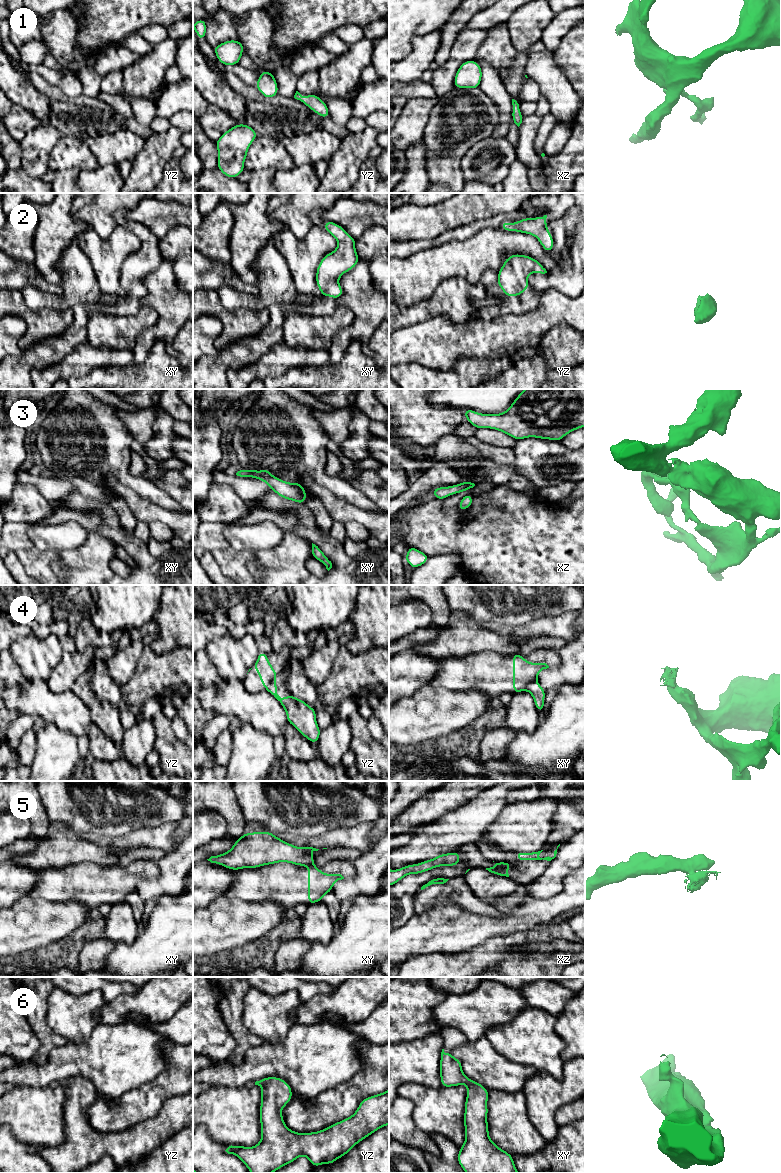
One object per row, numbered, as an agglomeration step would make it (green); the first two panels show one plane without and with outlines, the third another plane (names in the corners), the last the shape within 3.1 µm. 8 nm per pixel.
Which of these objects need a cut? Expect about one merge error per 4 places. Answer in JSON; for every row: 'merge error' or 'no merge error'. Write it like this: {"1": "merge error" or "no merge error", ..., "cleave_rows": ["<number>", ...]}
{"1": "no merge error", "2": "no merge error", "3": "no merge error", "4": "merge error", "5": "merge error", "6": "no merge error", "cleave_rows": ["4", "5"]}

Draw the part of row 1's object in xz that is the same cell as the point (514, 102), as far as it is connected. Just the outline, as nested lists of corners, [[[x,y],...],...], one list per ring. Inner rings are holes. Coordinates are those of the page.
[[[512,99],[512,105],[513,105],[512,120],[519,127],[524,117],[521,115],[519,104],[517,103],[516,100]]]

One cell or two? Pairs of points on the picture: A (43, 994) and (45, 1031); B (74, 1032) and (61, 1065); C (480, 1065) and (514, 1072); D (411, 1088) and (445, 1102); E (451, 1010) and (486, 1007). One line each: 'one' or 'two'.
A: one
B: two
C: one
D: one
E: one

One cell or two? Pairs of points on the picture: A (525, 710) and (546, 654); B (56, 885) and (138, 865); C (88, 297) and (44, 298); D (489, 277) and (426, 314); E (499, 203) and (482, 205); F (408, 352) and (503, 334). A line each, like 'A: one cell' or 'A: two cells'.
A: two cells
B: one cell
C: one cell
D: one cell
E: one cell
F: one cell

